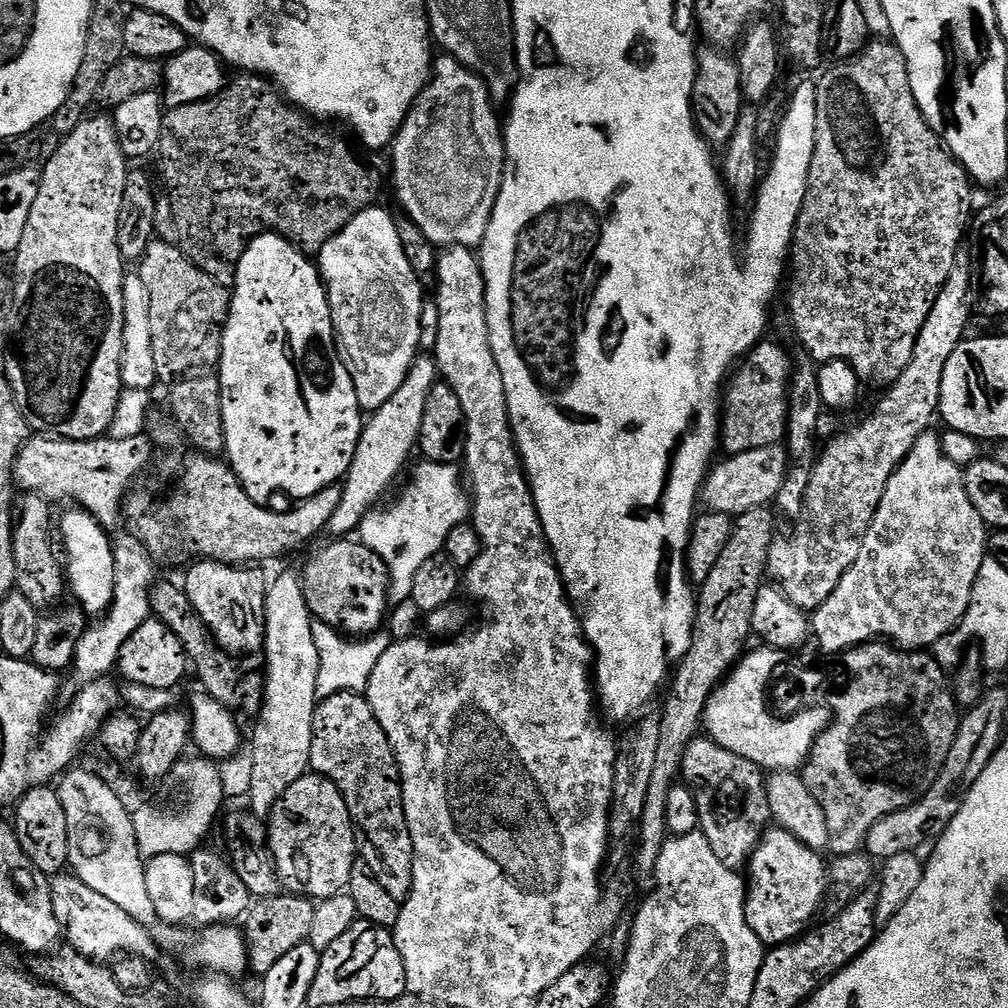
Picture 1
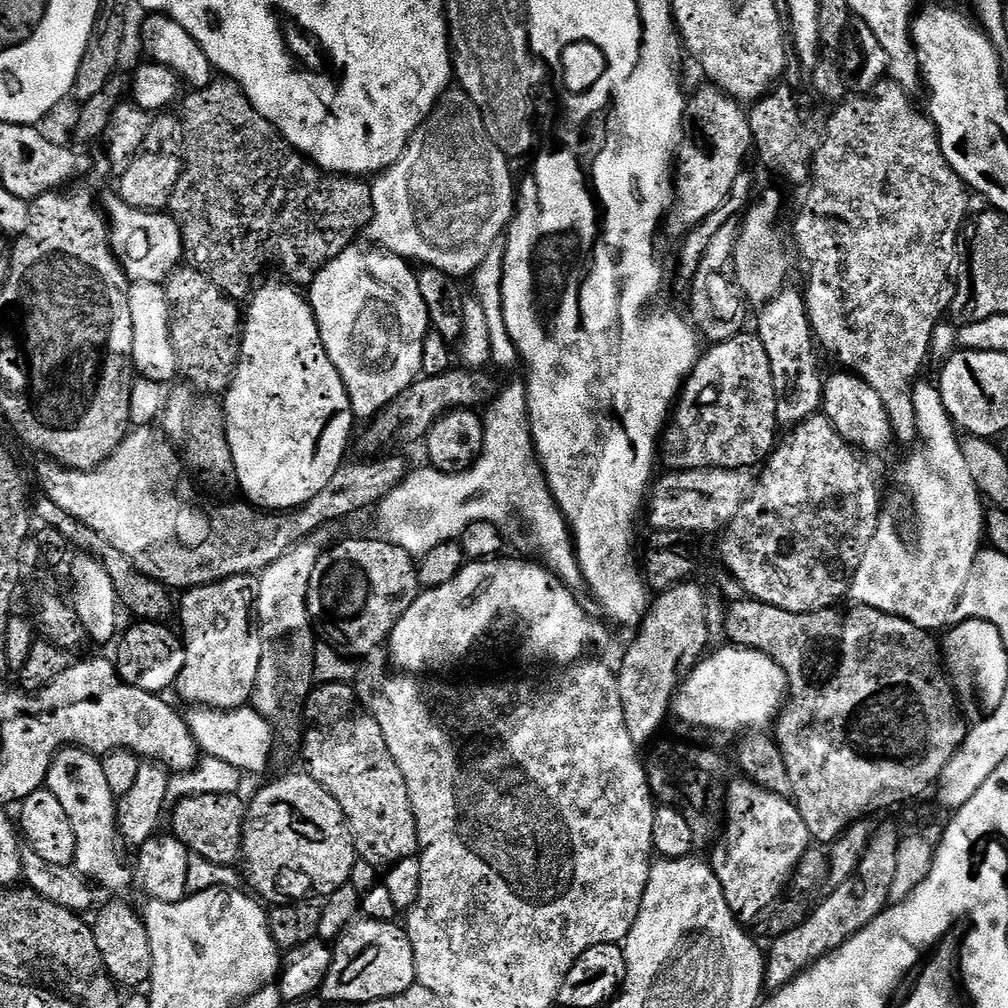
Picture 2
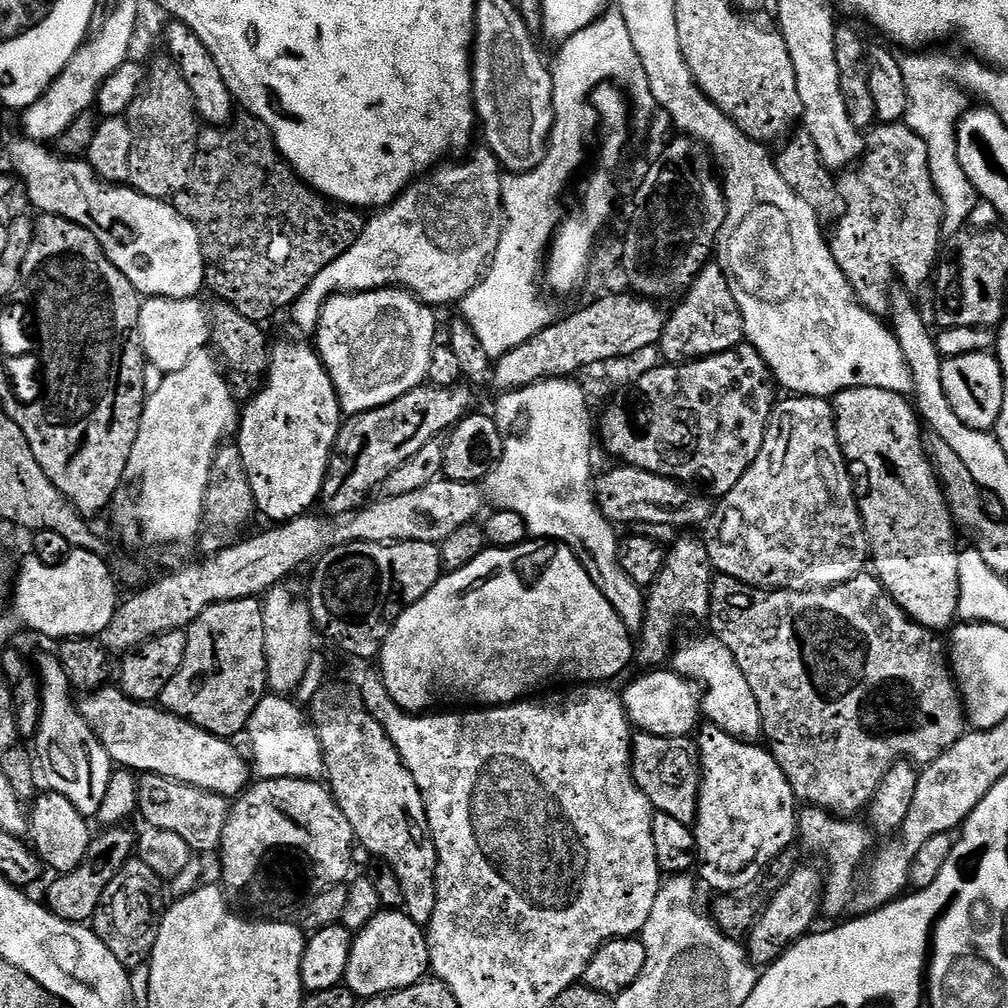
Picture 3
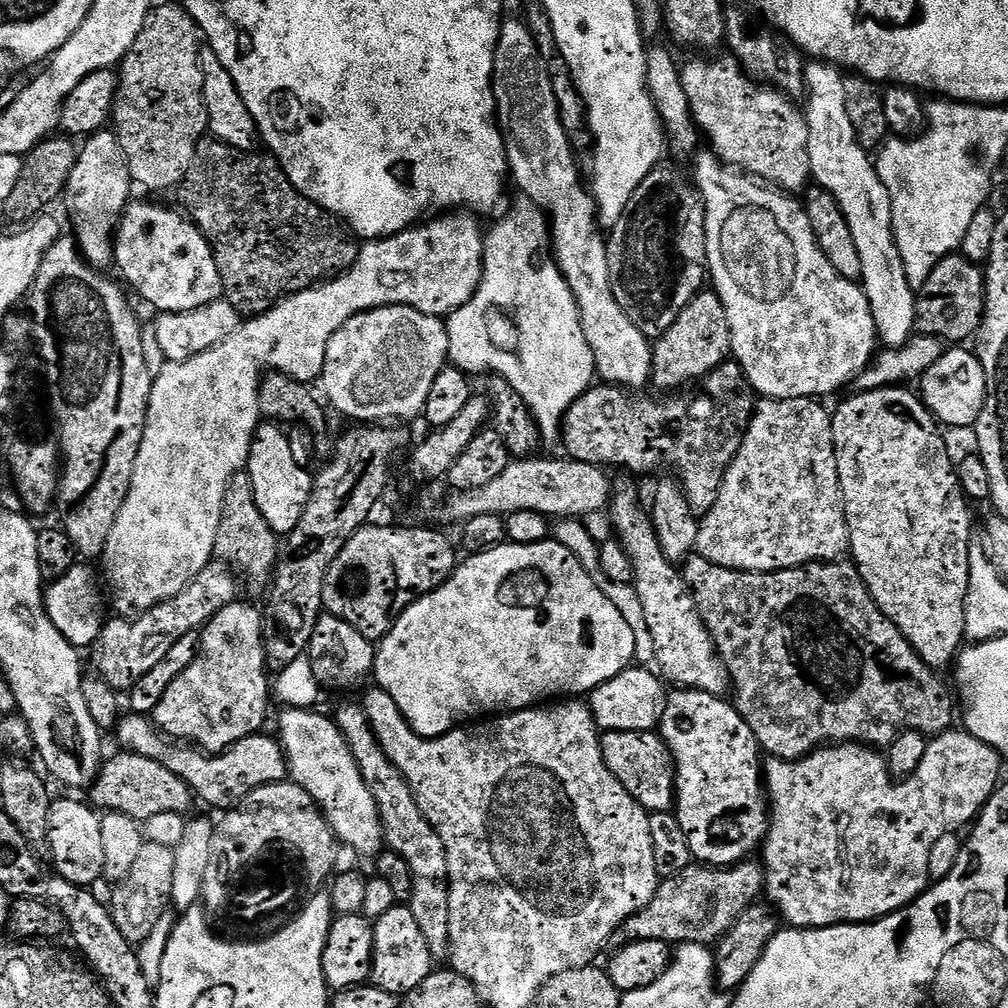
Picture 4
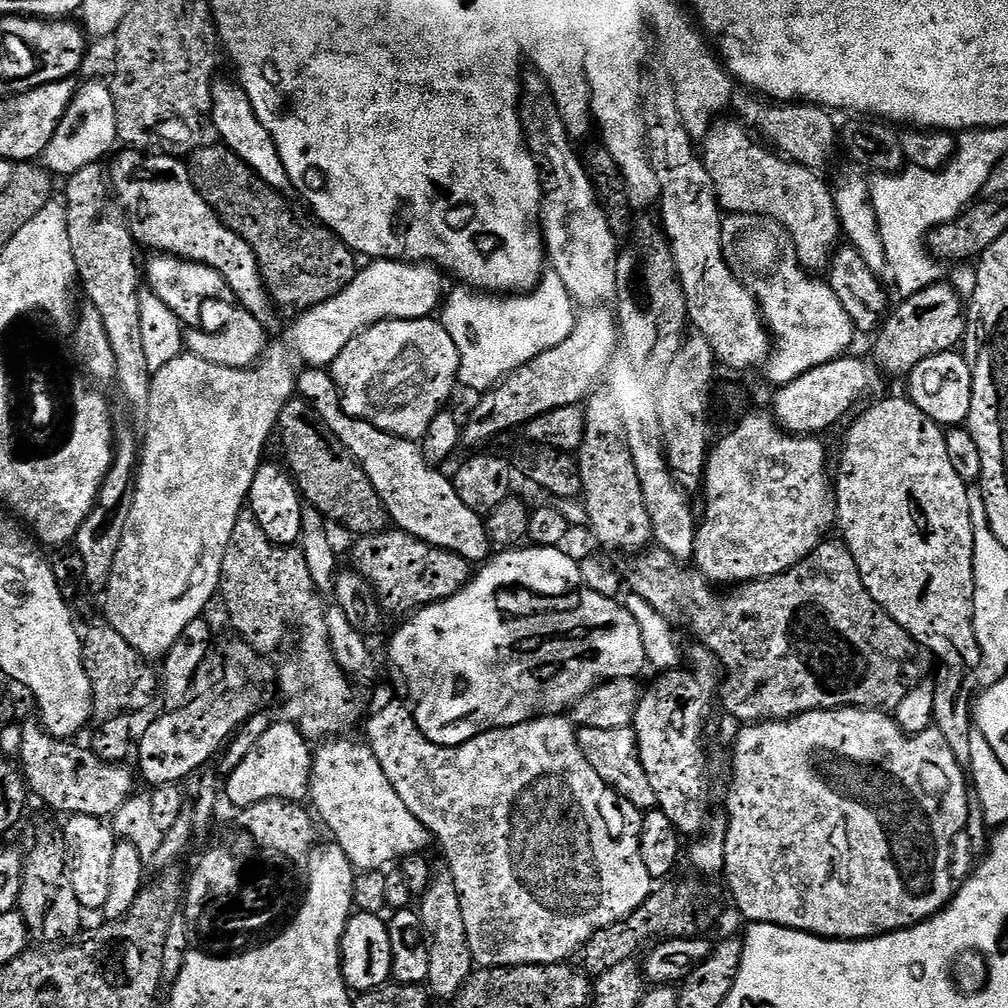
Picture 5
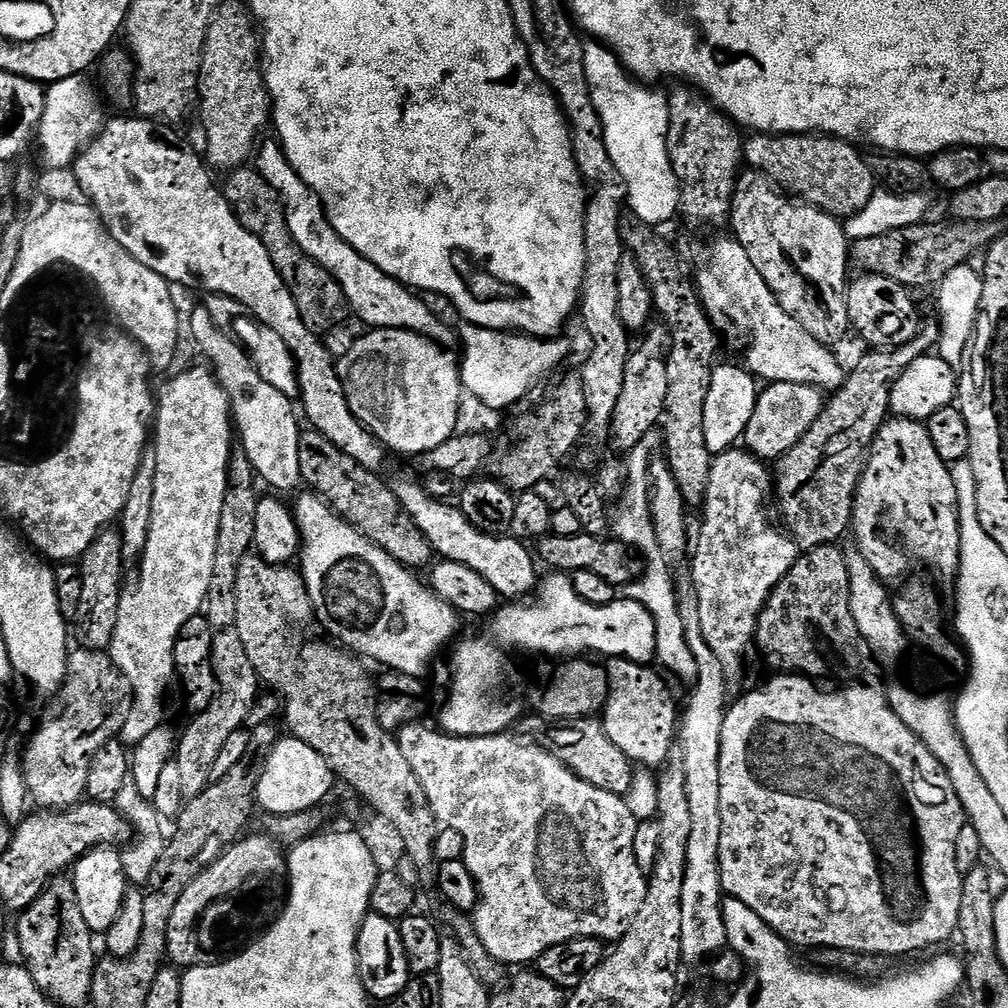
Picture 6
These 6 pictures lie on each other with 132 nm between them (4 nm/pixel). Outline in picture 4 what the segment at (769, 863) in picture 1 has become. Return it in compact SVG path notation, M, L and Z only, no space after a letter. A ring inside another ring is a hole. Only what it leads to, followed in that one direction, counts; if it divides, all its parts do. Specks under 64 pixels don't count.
M682 688L667 693L658 731L672 752L672 763L676 765L674 811L678 826L682 826L686 834L686 842L690 842L693 861L710 868L730 868L747 861L748 852L755 848L757 851L768 837L770 819L762 771L762 749L758 738L754 738L754 730L746 726L736 707L727 699L702 690Z

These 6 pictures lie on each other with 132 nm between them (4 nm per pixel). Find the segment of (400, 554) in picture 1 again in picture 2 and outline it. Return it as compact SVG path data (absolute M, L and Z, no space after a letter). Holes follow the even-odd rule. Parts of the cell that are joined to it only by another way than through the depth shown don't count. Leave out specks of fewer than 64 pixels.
M512 384L500 397L498 396L491 401L492 409L483 413L484 453L477 458L472 467L467 468L465 472L440 472L431 466L423 466L424 468L418 469L417 472L416 469L409 471L408 477L385 500L380 501L378 513L380 512L380 526L384 530L383 539L389 544L397 544L413 558L419 558L430 554L434 546L442 546L451 540L459 541L466 526L483 520L495 521L496 512L508 512L513 508L520 515L521 522L528 527L533 542L544 551L543 559L547 567L557 574L575 573L578 565L576 546L572 543L572 530L568 527L568 520L562 514L562 510L556 505L555 498L552 497L548 480L543 474L524 476L524 468L520 465L535 465L538 460L536 444L532 441L532 423L528 420L528 393L525 385Z

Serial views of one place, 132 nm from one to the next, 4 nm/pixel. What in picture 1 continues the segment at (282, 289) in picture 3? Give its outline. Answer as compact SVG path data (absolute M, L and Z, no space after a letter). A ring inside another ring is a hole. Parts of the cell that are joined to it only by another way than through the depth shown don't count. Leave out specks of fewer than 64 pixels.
M236 74L233 80L231 77L225 83L224 88L216 96L165 111L158 157L160 156L160 168L164 171L164 184L168 187L166 202L172 207L172 224L176 228L176 240L181 251L210 278L216 279L222 285L231 285L236 279L236 264L248 249L249 242L264 232L276 232L284 236L305 254L318 254L324 249L326 242L330 242L330 238L337 236L355 216L362 214L379 201L376 199L379 198L384 184L386 188L385 177L383 180L378 169L363 164L359 154L342 137L327 132L323 127L327 128L308 113L289 104L287 99L260 74Z

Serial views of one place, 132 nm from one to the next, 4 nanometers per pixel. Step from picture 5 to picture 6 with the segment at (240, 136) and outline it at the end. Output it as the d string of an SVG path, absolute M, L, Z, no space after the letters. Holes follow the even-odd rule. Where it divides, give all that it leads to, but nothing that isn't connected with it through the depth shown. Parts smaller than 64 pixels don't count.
M265 139L256 149L254 167L260 176L278 194L280 205L284 208L286 226L298 246L314 262L318 262L342 286L348 299L348 307L353 317L357 316L362 323L368 324L369 329L374 328L401 328L417 332L427 340L435 340L441 346L448 346L454 332L447 328L438 317L432 313L432 308L427 304L427 299L421 298L413 289L405 288L399 280L388 276L374 262L370 262L354 246L350 246L336 233L336 230L324 213L324 205L316 196L310 186L290 166L283 148L275 139Z

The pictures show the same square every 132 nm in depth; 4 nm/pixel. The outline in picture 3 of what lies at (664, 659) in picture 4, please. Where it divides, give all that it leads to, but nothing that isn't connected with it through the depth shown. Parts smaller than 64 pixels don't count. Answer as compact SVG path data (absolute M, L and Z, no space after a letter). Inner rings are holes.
M711 634L688 636L682 640L675 645L670 657L670 668L683 680L705 688L699 697L703 719L730 734L730 738L738 738L744 744L757 743L764 734L762 713L754 699L754 690L750 690L750 682L746 682L746 674L742 674L742 670L738 670L738 662L734 662L734 654L730 654L719 638Z

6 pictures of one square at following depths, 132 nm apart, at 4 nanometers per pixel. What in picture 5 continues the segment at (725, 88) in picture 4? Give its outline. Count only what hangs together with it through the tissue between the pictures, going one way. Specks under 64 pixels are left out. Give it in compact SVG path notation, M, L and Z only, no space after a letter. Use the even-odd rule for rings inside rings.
M728 119L713 124L702 140L702 159L713 179L721 209L728 214L749 212L772 217L790 234L800 264L812 274L820 274L823 268L825 271L842 240L836 197L830 184L828 188L819 171L795 164L761 143L743 123Z

